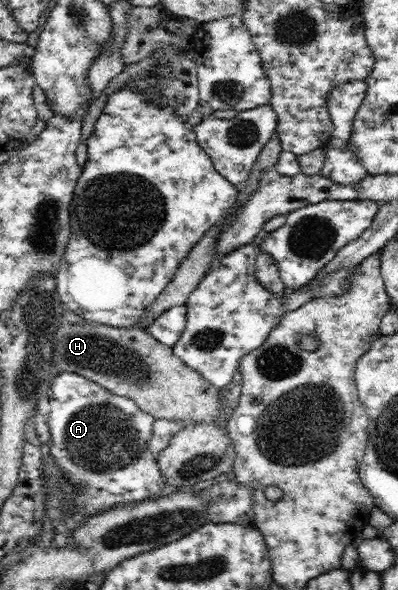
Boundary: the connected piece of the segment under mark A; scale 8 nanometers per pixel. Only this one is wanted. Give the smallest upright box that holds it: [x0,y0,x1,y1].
[47,372,166,515]

